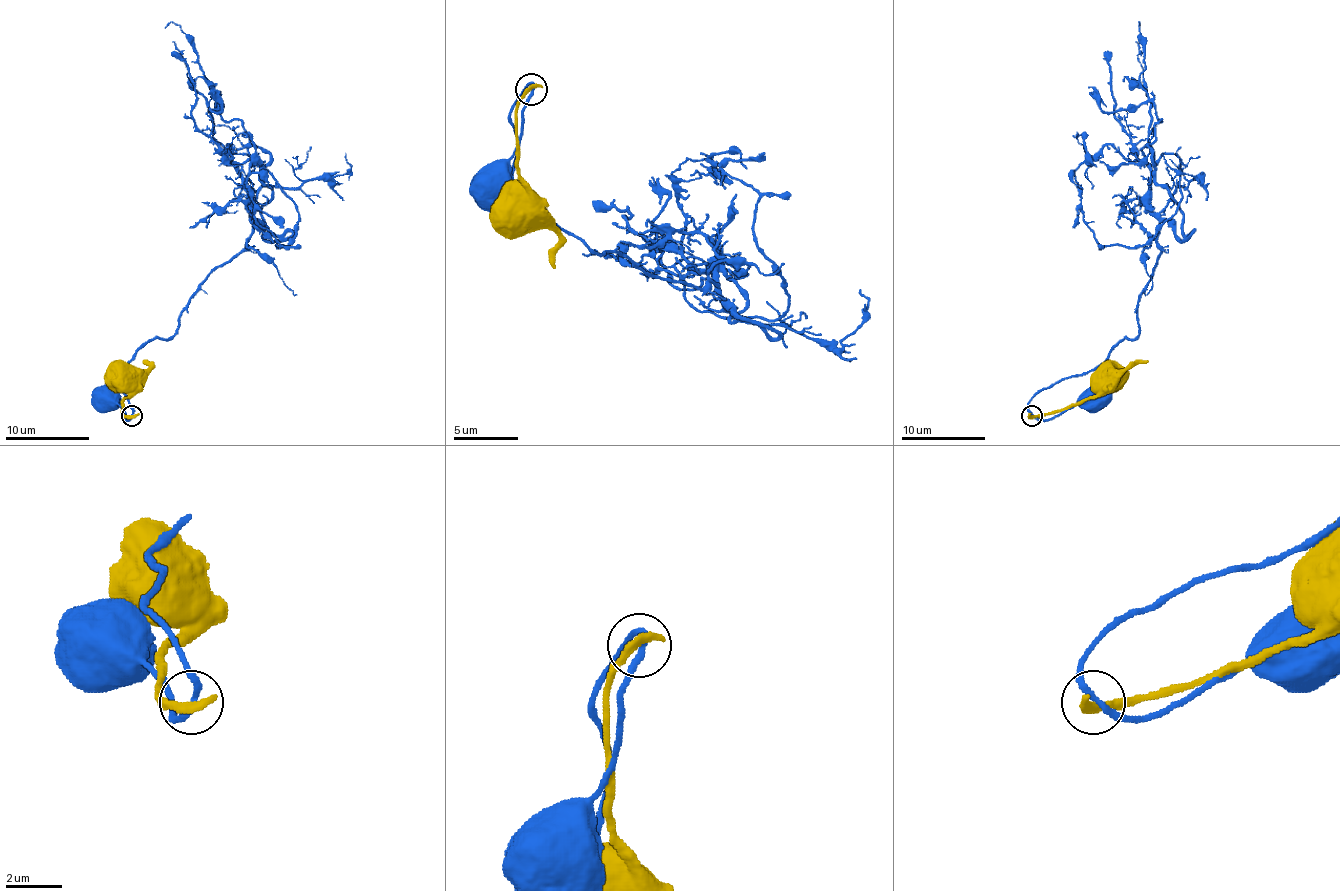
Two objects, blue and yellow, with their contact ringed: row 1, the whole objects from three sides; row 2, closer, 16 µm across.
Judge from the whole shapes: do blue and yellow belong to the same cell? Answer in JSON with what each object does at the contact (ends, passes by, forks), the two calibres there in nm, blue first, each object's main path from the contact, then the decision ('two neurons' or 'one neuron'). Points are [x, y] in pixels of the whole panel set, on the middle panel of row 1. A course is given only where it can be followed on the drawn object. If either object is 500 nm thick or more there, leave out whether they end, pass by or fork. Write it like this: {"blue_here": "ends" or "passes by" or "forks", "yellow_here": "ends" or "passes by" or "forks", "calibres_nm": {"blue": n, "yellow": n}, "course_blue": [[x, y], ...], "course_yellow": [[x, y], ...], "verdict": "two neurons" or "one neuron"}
{"blue_here": "passes by", "yellow_here": "ends", "calibres_nm": {"blue": 200, "yellow": 360}, "course_blue": [[532, 88], [515, 150], [486, 172], [486, 179]], "course_yellow": [[532, 88], [515, 111], [515, 166], [522, 195], [522, 217], [519, 214]], "verdict": "two neurons"}

